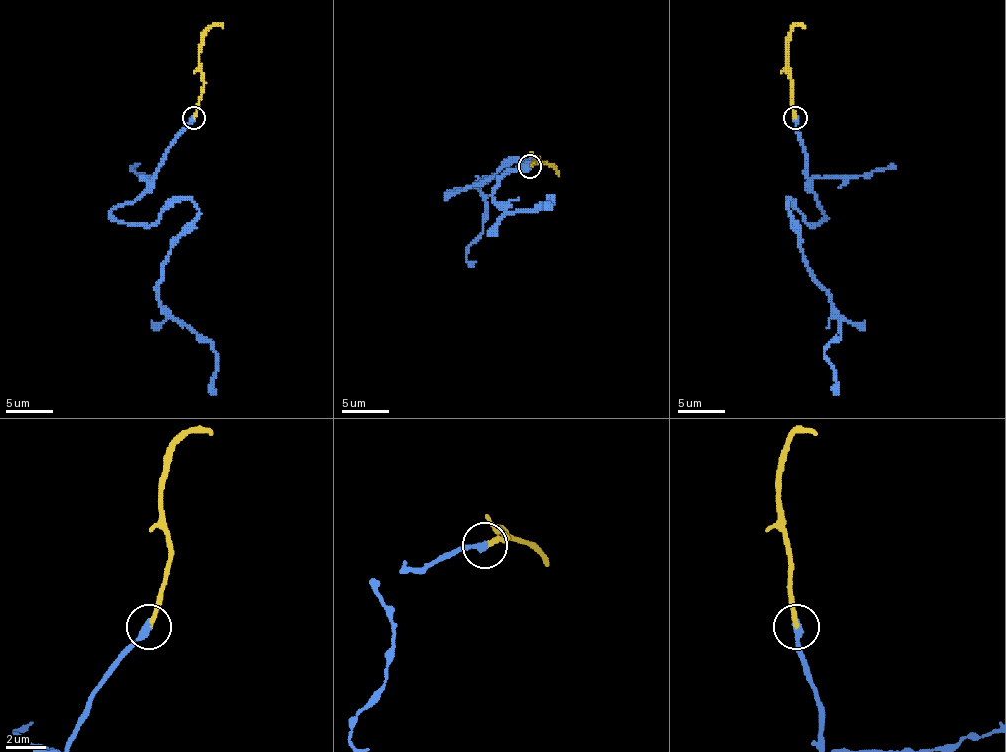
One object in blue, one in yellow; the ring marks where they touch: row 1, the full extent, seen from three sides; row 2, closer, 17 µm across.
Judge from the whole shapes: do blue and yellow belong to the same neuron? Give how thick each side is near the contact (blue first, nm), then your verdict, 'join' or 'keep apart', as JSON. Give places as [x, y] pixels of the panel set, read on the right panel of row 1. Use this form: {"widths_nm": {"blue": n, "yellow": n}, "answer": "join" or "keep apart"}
{"widths_nm": {"blue": 360, "yellow": 240}, "answer": "join"}

